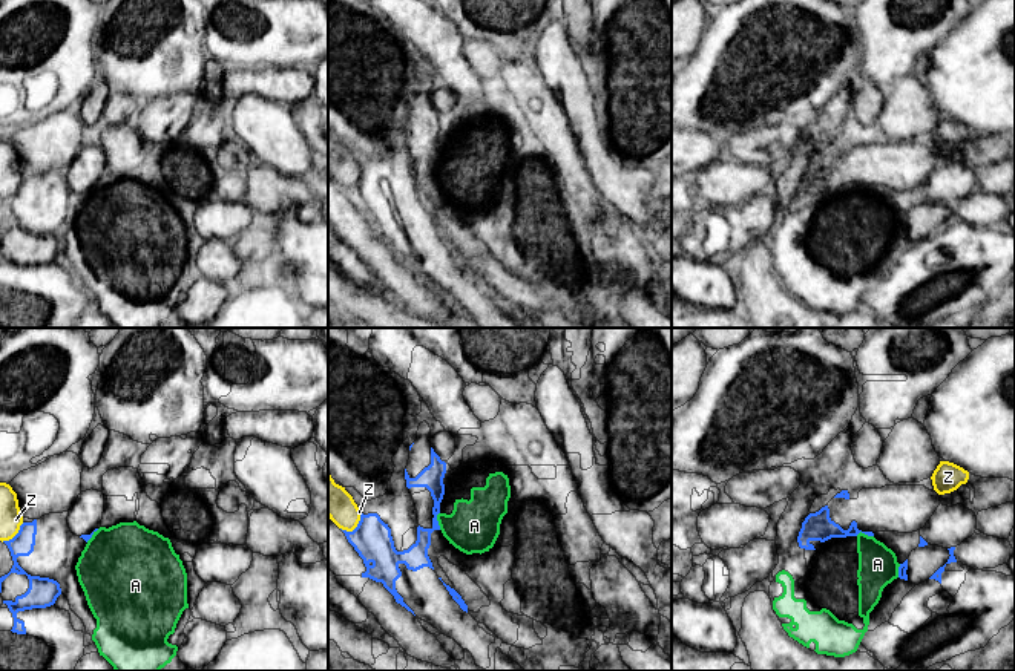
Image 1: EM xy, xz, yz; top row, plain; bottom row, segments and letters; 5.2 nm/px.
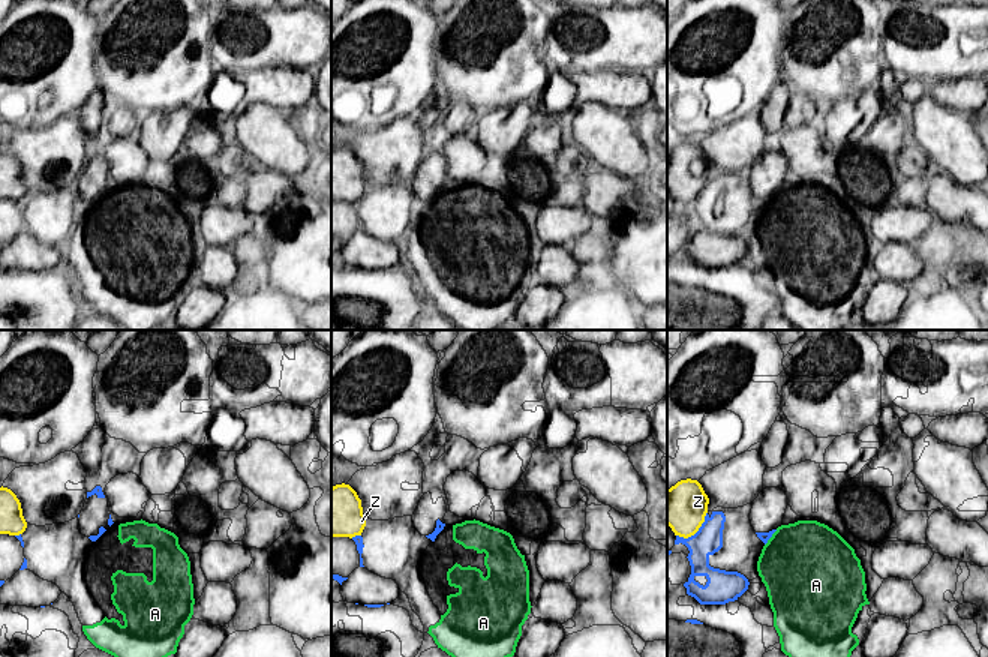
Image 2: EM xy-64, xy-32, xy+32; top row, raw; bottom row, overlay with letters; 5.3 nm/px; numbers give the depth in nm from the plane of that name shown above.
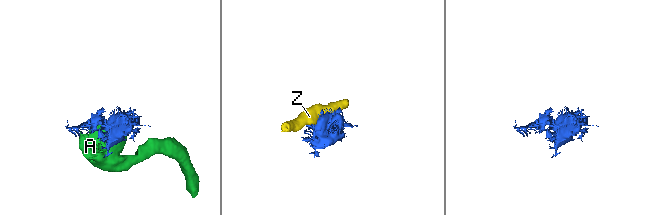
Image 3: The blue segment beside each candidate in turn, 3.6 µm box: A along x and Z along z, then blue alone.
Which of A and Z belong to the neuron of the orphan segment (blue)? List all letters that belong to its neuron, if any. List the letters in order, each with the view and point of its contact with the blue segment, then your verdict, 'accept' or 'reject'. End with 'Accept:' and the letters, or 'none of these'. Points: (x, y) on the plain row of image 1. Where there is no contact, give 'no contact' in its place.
A: meets blue in xz at (437, 178); reject
Z: meets blue in xz at (356, 184); reject
Accept: none of these

